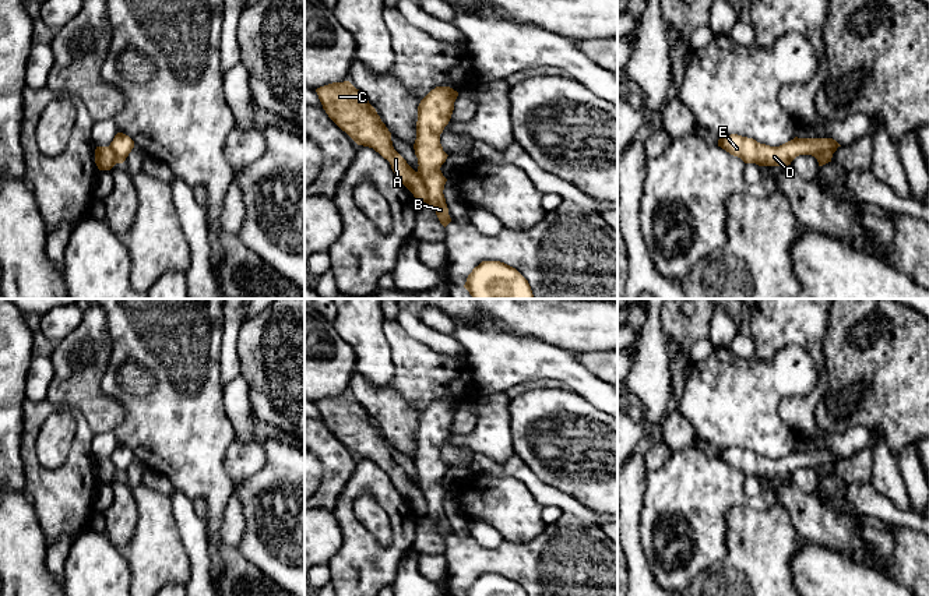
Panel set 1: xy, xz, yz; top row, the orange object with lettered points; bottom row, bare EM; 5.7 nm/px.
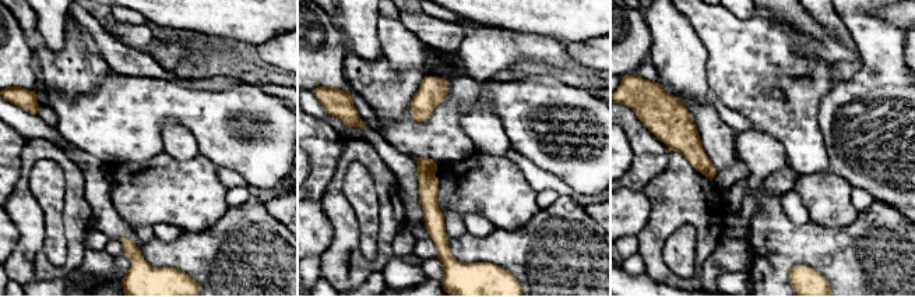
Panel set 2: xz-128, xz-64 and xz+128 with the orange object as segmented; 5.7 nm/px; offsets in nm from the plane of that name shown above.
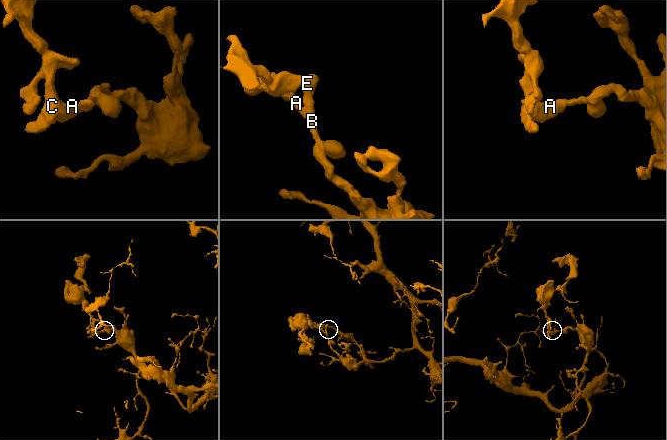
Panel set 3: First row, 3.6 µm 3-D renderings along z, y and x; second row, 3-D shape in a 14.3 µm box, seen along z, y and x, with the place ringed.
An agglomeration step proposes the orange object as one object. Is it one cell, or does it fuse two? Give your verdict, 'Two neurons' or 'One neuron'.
Two neurons

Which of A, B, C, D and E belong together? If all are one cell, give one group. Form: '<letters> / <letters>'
A C / B D E

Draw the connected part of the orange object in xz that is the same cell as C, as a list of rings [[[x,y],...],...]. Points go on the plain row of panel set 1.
[[[349,394],[332,395],[316,405],[328,430],[358,458],[373,461],[387,472],[415,512],[425,515],[426,504],[420,489],[394,462],[391,445],[365,408]]]

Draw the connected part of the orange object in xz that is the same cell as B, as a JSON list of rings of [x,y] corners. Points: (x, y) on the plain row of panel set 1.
[[[436,399],[418,419],[416,452],[414,456],[426,511],[425,515],[434,521],[440,536],[446,540],[451,530],[443,507],[447,491],[440,480],[447,466],[440,456],[440,447],[448,437],[458,405],[450,399]]]

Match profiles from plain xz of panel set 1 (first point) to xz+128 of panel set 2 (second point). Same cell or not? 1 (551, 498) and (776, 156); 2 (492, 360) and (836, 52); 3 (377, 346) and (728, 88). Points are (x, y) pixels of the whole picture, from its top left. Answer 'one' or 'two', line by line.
1: two
2: one
3: two

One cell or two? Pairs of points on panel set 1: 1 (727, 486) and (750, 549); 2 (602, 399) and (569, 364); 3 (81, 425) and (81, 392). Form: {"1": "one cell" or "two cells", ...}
{"1": "two cells", "2": "one cell", "3": "two cells"}

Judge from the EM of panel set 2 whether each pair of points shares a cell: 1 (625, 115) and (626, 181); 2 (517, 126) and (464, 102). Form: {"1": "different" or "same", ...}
{"1": "same", "2": "same"}

